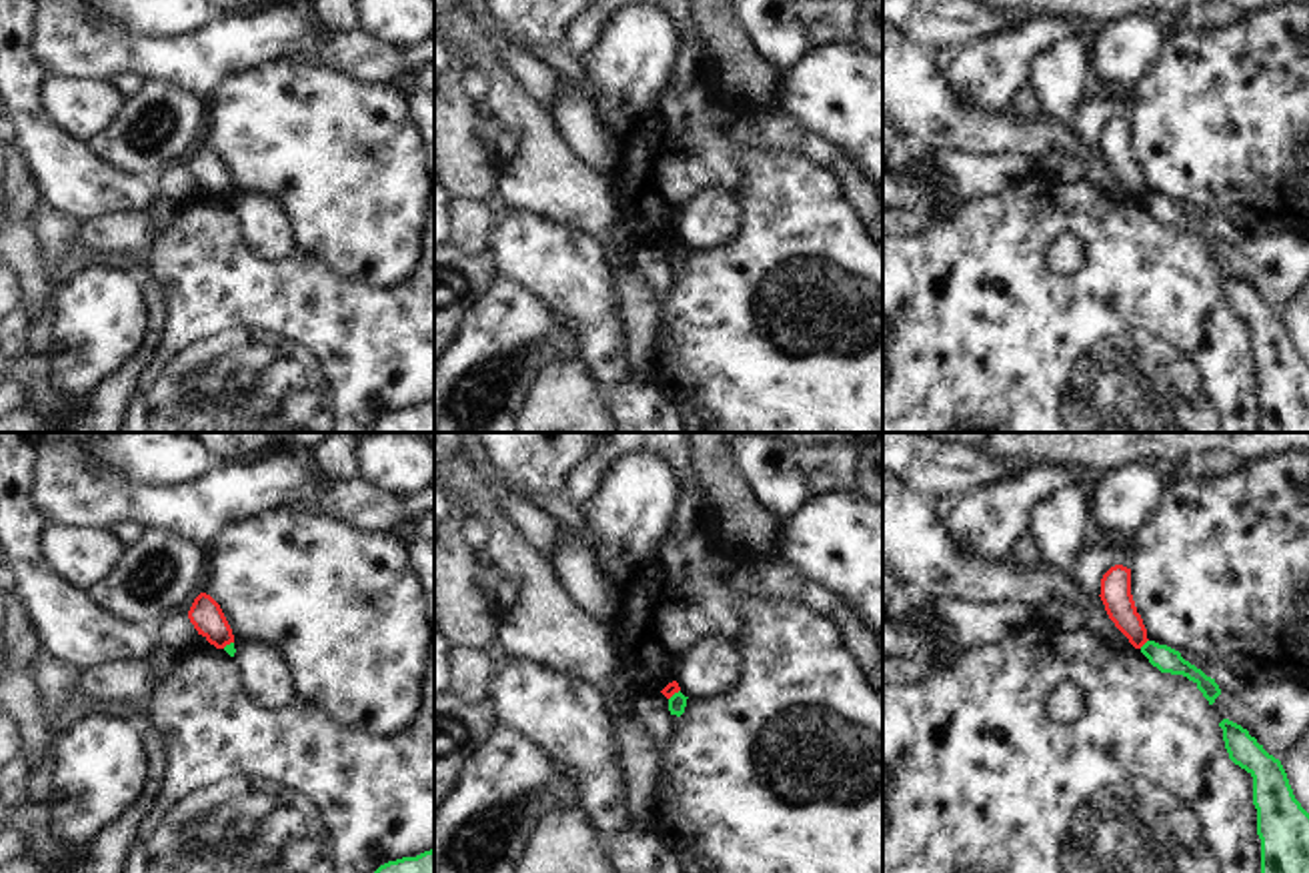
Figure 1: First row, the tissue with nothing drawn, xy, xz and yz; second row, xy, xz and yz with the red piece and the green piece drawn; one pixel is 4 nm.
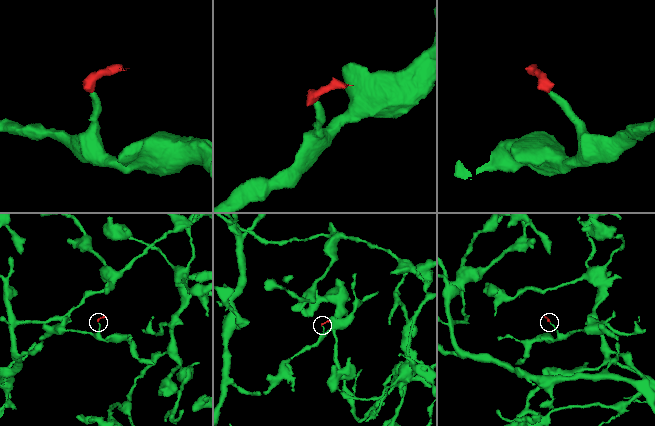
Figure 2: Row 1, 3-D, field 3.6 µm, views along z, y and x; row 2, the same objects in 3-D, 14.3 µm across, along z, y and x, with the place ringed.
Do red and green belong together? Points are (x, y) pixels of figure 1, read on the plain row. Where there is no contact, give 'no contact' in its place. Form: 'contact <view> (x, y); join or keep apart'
contact yz (1143, 195); keep apart

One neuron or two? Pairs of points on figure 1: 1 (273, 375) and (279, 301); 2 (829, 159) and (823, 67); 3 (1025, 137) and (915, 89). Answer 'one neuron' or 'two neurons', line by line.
1: one neuron
2: two neurons
3: one neuron

